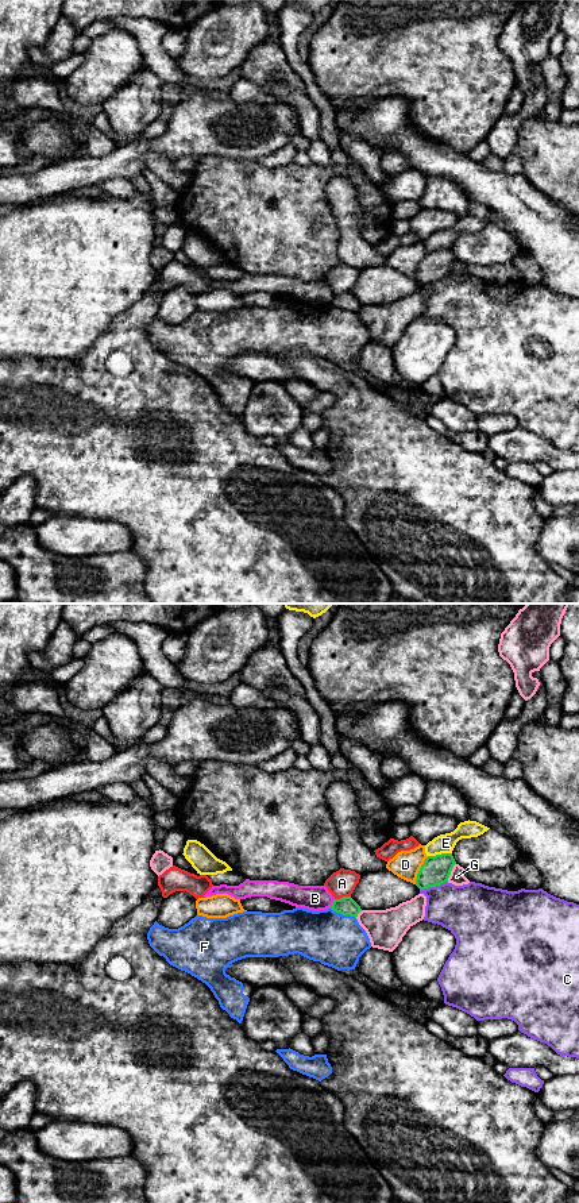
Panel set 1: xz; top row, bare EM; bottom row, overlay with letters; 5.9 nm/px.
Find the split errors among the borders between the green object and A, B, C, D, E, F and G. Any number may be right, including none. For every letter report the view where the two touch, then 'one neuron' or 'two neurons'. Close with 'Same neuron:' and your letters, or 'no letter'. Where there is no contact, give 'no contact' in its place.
A: contact in xz; two neurons
B: contact in xz; two neurons
C: contact in xz; two neurons
D: contact in xz; two neurons
E: contact in xz; two neurons
F: contact in xz; two neurons
G: contact in xz; two neurons
Same neuron: no letter

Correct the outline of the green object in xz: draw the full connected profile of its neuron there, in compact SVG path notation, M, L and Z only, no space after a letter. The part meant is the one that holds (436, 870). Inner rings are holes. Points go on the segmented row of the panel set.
M452 853L428 856L417 874L416 886L425 890L448 882L455 864Z

